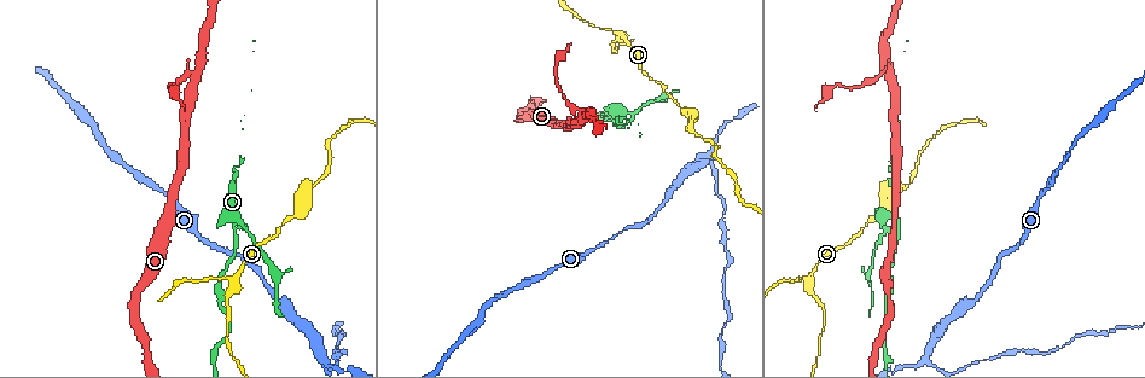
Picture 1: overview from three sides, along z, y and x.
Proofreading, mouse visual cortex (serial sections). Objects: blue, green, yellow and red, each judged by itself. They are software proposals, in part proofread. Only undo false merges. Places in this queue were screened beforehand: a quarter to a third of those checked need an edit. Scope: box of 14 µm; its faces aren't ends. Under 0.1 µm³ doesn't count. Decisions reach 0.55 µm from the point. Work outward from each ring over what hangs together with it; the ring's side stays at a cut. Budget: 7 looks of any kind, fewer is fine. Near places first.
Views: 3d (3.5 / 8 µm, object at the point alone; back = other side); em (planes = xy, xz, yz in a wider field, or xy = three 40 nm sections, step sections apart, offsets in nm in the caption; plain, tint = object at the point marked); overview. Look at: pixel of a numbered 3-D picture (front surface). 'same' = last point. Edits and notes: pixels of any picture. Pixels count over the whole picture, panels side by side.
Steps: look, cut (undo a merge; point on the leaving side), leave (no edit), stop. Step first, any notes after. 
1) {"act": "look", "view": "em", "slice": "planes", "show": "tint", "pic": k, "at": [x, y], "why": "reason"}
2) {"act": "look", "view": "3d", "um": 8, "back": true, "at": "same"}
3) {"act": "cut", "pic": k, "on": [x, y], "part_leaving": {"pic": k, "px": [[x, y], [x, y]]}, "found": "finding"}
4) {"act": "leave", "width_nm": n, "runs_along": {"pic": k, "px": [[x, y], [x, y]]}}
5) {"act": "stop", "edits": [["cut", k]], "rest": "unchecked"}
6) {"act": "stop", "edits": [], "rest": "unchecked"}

{"act": "look", "view": "3d", "um": 8, "pic": 1, "at": [631, 113], "why": "branch point"}

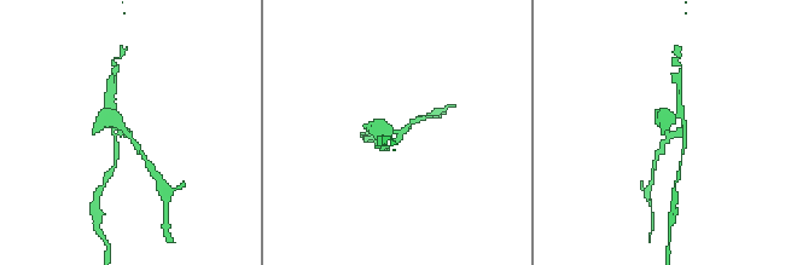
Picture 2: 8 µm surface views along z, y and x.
{"act": "look", "view": "em", "slice": "xy", "step": 2, "show": "tint", "pic": 2, "at": [398, 136]}

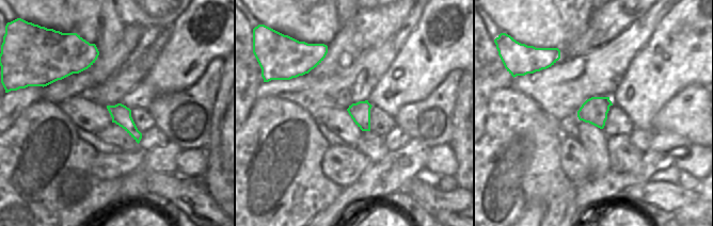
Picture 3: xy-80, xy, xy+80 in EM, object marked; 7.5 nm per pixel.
{"act": "cut", "pic": 2, "on": [672, 117], "part_leaving": {"pic": 2, "px": [[396, 142], [395, 131], [368, 128]]}, "found": "a second cell is stuck on"}

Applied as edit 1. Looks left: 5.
{"act": "look", "view": "3d", "um": 3.5, "pic": 1, "at": [809, 277], "why": "three-way junction"}

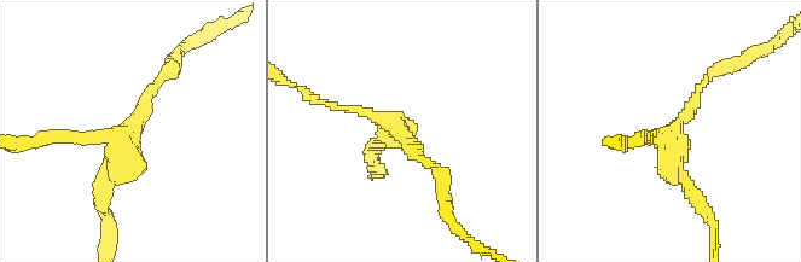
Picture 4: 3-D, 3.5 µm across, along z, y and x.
{"act": "look", "view": "em", "slice": "xy", "step": 5, "show": "tint", "pic": 4, "at": [403, 135], "arms": 3, "arm_widths_nm": [100, 150, 150]}

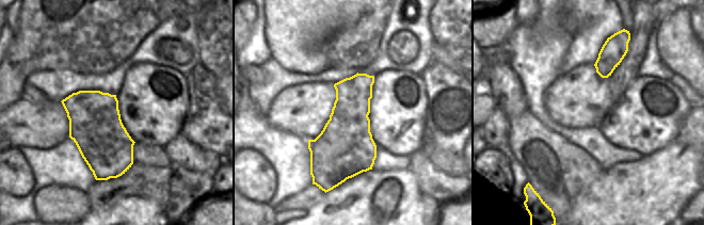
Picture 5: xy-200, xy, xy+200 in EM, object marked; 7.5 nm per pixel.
{"act": "cut", "pic": 4, "on": [703, 205], "width_nm": 420, "found": "two cells meet here"}

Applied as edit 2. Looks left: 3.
{"act": "look", "view": "overview"}

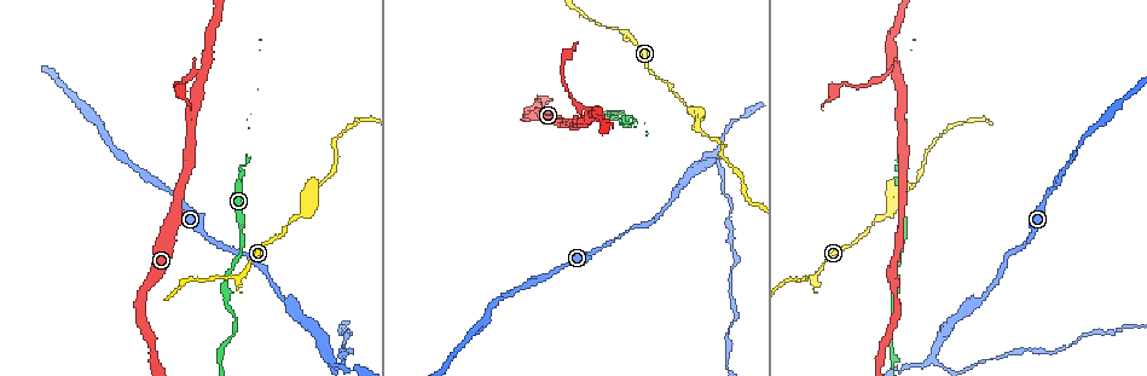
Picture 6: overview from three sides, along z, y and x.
{"act": "look", "view": "3d", "um": 8, "pic": 6, "at": [302, 211], "why": "calibre changes"}

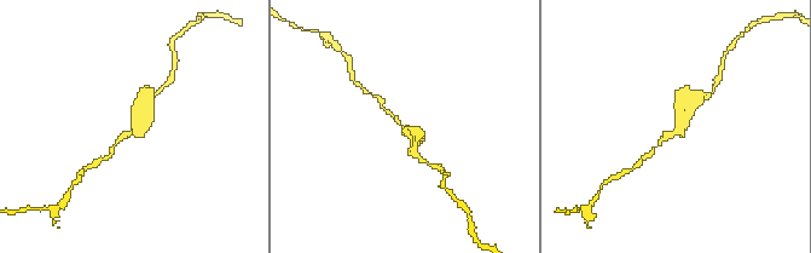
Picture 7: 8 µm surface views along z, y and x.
{"act": "look", "view": "em", "slice": "planes", "show": "tint", "pic": 7, "at": [132, 127]}

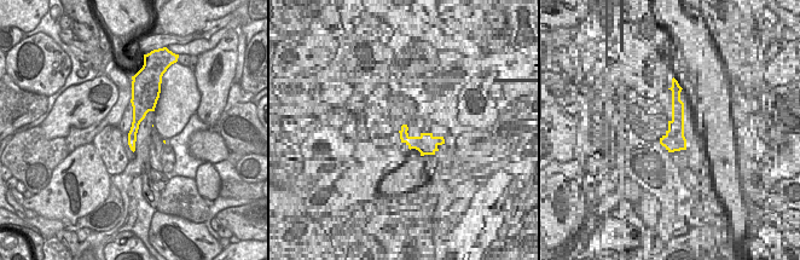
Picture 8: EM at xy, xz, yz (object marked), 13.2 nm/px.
{"act": "leave", "runs_along": {"pic": 7, "px": [[658, 144], [677, 132], [696, 101]]}, "found": "one cell here"}

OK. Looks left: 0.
{"act": "stop", "edits": [["cut", 2], ["cut", 4]], "rest": "unchecked"}

